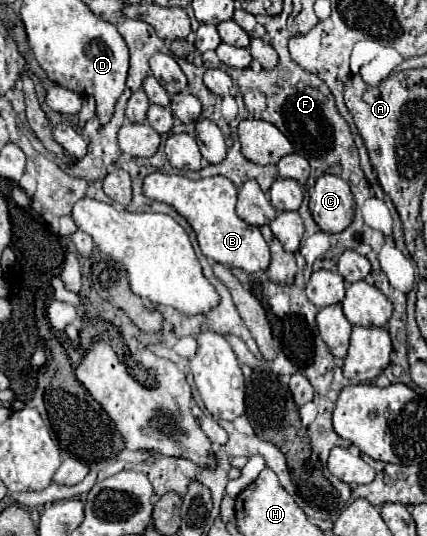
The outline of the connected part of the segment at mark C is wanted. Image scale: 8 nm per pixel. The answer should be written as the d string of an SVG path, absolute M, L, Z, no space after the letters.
M322 175L310 189L310 213L324 233L340 233L354 219L350 185L336 175Z

